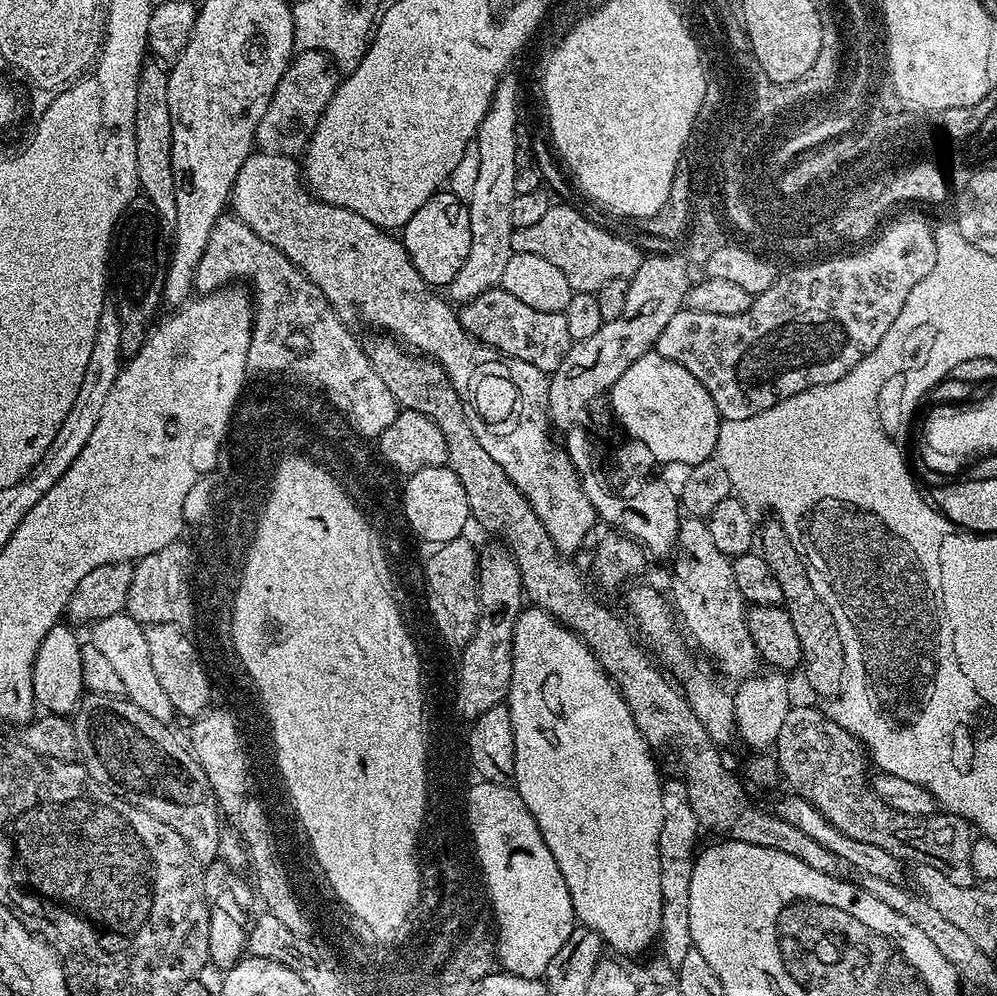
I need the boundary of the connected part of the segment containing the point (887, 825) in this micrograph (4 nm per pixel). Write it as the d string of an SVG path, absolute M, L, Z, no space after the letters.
M797 703L788 709L786 722L782 722L782 730L778 730L778 738L774 745L774 759L779 768L783 783L788 783L795 795L806 798L810 806L814 806L842 834L850 838L858 838L858 842L871 842L881 850L887 850L891 856L896 856L901 862L913 860L913 865L925 864L940 870L942 874L957 886L972 886L977 883L974 870L970 866L970 846L974 839L974 829L962 816L937 814L914 818L906 814L898 814L898 810L890 810L882 798L872 793L870 783L869 761L866 759L866 749L854 734L842 730L838 722L829 718L827 711L807 708Z

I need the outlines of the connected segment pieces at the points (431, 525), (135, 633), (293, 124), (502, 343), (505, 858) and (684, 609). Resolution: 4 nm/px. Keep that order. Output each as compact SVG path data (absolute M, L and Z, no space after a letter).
M430 466L411 473L402 484L402 507L411 535L425 540L431 546L439 546L465 535L464 527L470 524L466 502L466 490L458 482L458 474L447 466Z
M119 612L110 618L102 618L97 624L91 625L90 642L98 646L98 650L110 662L110 667L118 674L118 679L122 681L124 687L123 695L138 706L138 710L146 710L150 718L171 721L172 704L174 696L164 689L164 680L155 673L154 662L152 661L152 650L146 646L146 634L144 628L134 617Z
M301 51L282 74L282 78L278 82L278 90L274 90L274 98L270 102L266 114L262 114L262 122L258 122L254 141L255 147L262 152L273 152L293 158L299 157L308 147L308 140L312 137L312 131L315 130L320 115L326 110L330 98L336 92L337 83L338 72L329 57L322 52Z
M502 286L490 288L470 302L459 305L458 315L461 326L491 351L510 358L522 358L522 362L538 366L538 370L545 374L552 373L560 365L574 343L563 311L526 306L522 298L516 298Z
M499 784L496 788L475 788L466 801L472 805L474 842L480 844L482 874L488 876L490 898L495 898L496 908L502 910L504 933L498 941L499 967L524 978L543 977L550 958L558 954L562 942L578 927L566 878L562 878L562 870L558 870L558 862L554 862L554 854L550 854L550 846L546 846L538 830L538 822L526 810L526 802L522 802L515 787Z
M685 515L679 521L674 545L676 544L676 561L672 564L672 594L671 603L682 621L683 627L688 627L693 638L700 643L702 649L716 659L716 664L728 676L747 678L757 671L758 653L754 646L754 638L750 638L748 629L748 611L744 595L738 590L738 582L734 582L732 560L718 550L710 535L707 523L699 516Z

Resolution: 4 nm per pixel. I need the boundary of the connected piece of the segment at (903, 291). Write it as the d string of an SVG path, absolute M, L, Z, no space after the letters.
M915 214L907 224L897 225L891 232L888 232L888 235L884 236L884 240L864 256L838 260L836 263L824 264L824 267L811 268L808 271L801 271L796 267L787 269L776 277L774 286L770 286L770 290L755 293L751 306L740 314L702 314L702 310L694 310L687 306L681 308L678 314L674 314L674 318L670 318L666 330L662 330L662 334L658 334L658 342L654 351L678 362L678 366L686 366L686 370L690 370L690 374L694 374L694 378L698 378L698 382L702 382L706 386L710 398L714 398L714 406L724 420L754 418L754 414L762 414L794 394L805 392L814 386L836 382L838 378L845 376L855 364L862 362L862 358L866 358L866 354L870 354L870 350L874 350L874 346L878 346L878 342L882 342L886 330L890 330L890 326L894 326L894 318L898 318L898 314L902 314L902 306L906 306L906 298L910 298L910 290L914 290L914 286L918 286L918 282L922 282L922 278L926 278L926 274L929 274L929 268L932 267L932 255L935 253L936 233L933 225L928 225L919 215Z

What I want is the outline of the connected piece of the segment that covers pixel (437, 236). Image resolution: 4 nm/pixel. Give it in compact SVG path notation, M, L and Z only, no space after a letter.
M441 190L430 197L406 222L402 229L404 249L410 254L410 262L429 286L446 286L462 270L466 254L470 254L470 214L465 201L458 199L453 192Z

